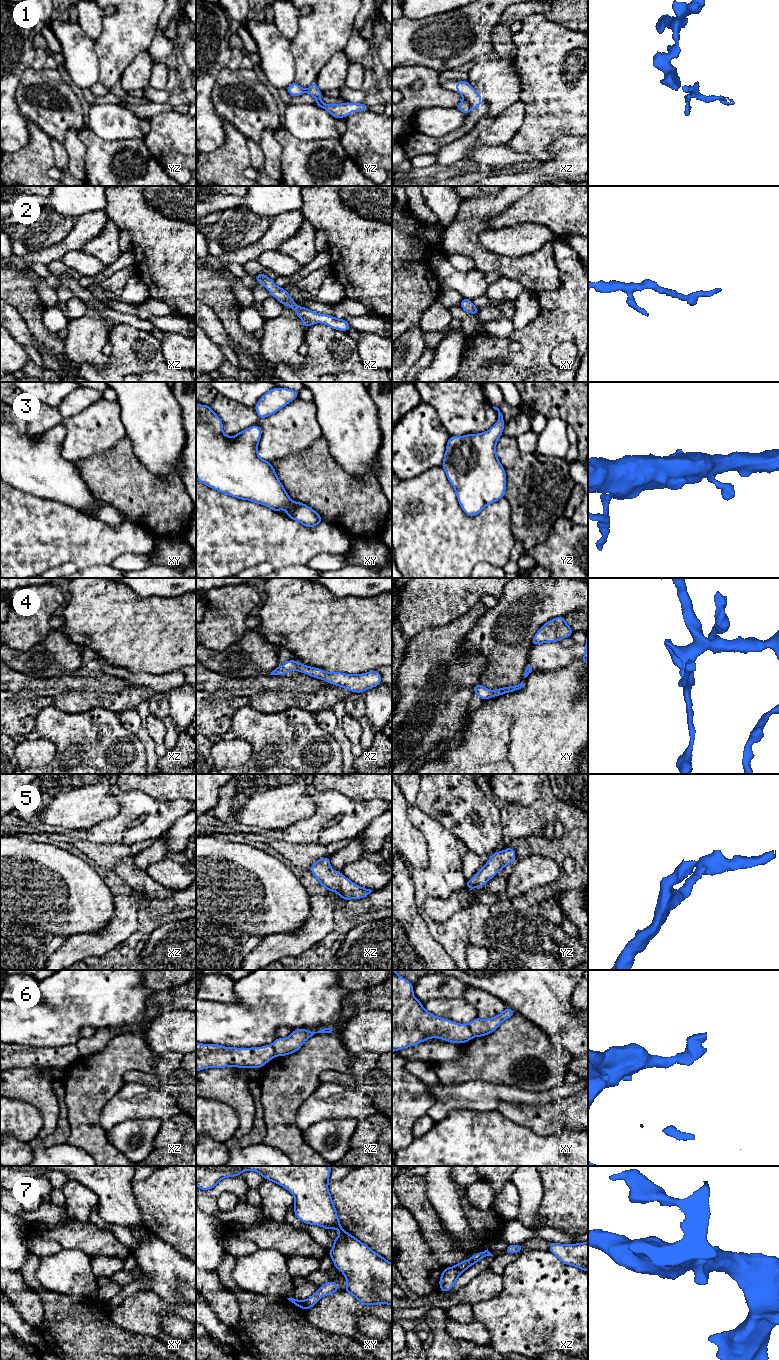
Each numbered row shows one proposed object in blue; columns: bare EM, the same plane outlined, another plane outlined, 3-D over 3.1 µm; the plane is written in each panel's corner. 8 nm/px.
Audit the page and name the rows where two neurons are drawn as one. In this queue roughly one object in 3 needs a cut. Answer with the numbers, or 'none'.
1, 6

